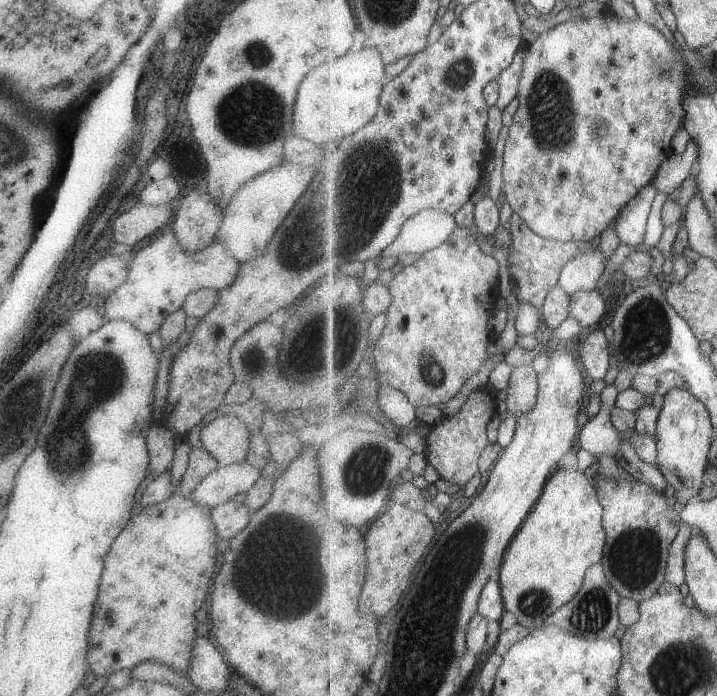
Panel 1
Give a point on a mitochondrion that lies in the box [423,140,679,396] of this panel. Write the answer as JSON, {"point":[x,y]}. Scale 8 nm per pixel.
{"point":[644,332]}

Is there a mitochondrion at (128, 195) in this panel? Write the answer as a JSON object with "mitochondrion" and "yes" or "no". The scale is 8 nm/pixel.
{"mitochondrion":"no"}

